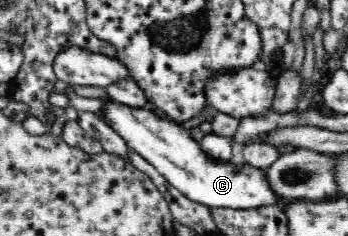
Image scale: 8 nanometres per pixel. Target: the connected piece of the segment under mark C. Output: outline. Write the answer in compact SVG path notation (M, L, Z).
M111 101L103 105L102 113L134 151L151 163L171 185L176 186L183 195L193 201L210 209L250 209L275 203L284 207L287 204L287 201L273 196L273 192L267 188L257 168L249 164L244 166L213 164L211 160L207 161L199 142L188 134L188 130L180 123L168 122L157 116L150 108L133 109Z

